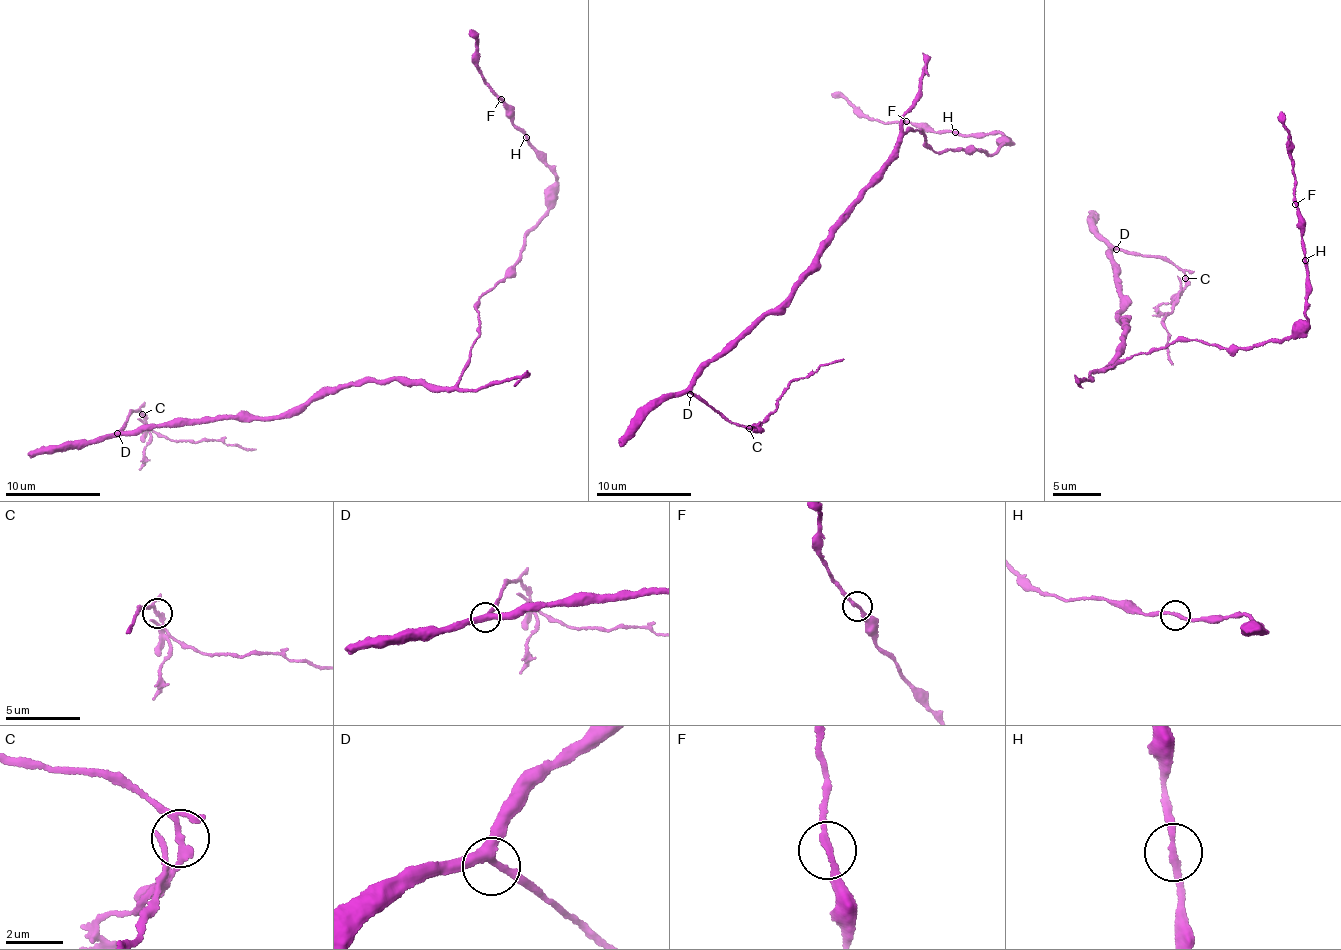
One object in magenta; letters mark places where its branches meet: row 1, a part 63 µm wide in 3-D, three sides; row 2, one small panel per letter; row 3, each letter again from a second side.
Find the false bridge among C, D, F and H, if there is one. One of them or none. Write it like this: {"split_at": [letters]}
{"split_at": ["C"]}

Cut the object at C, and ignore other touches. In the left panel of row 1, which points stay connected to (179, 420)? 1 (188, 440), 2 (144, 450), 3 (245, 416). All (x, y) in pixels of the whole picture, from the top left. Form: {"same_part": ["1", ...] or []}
{"same_part": ["3"]}

